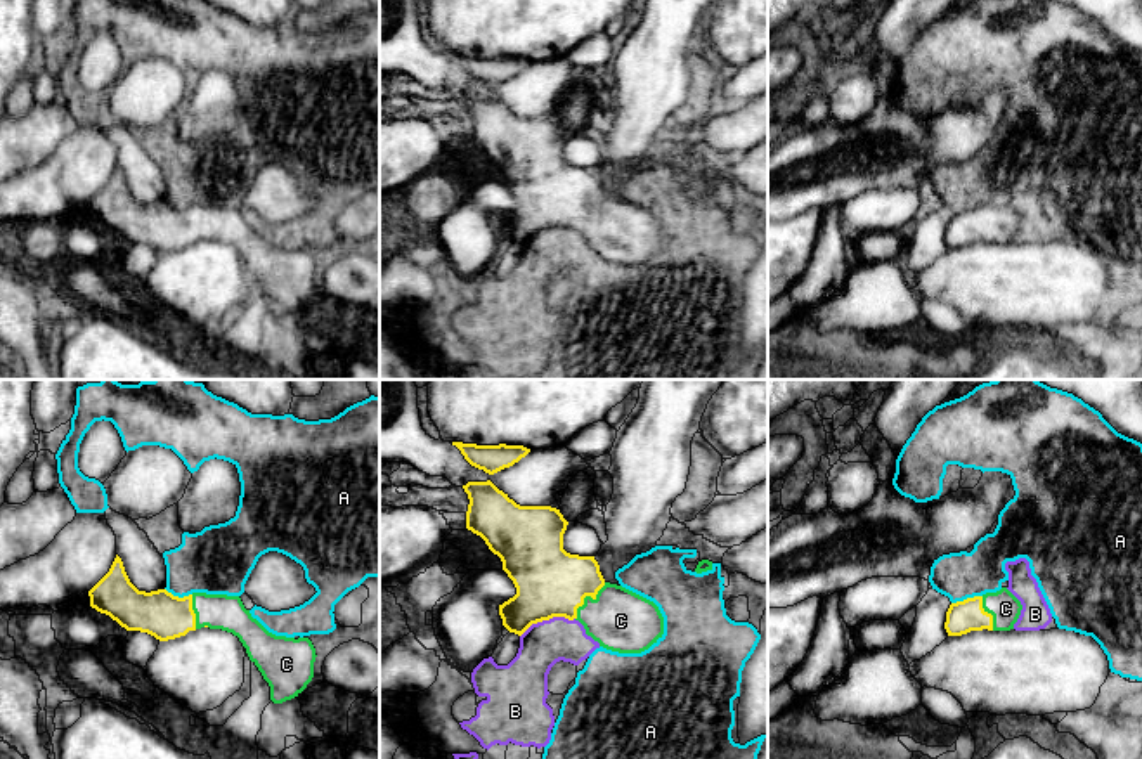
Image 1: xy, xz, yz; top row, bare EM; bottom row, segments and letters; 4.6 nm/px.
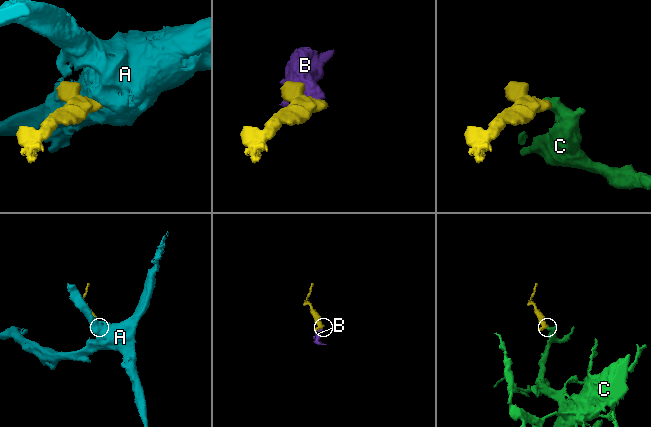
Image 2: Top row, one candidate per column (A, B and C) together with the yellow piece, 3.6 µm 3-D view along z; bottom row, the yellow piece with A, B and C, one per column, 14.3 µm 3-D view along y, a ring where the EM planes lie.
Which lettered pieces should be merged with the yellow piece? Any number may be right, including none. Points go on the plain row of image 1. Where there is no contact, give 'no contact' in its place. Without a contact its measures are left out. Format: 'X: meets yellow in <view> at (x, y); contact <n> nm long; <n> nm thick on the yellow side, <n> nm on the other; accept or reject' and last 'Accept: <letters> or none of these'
A: meets yellow in yz at (967, 210); contact 150 nm long; 150 nm thick on the yellow side, 220 nm on the other; reject
B: meets yellow in xz at (546, 231); contact 280 nm long; 320 nm thick on the yellow side, 200 nm on the other; reject
C: meets yellow in xz at (586, 207); contact 220 nm long; 320 nm thick on the yellow side, 280 nm on the other; accept
Accept: C

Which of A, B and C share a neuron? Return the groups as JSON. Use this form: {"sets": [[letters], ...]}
{"sets": [["A", "B"], ["C"]]}

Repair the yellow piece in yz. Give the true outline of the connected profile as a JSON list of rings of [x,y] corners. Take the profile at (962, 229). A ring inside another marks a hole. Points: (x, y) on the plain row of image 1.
[[[1007,201],[986,204],[951,215],[946,224],[944,241],[948,248],[962,248],[970,243],[1010,243],[1021,227],[1021,213]]]

